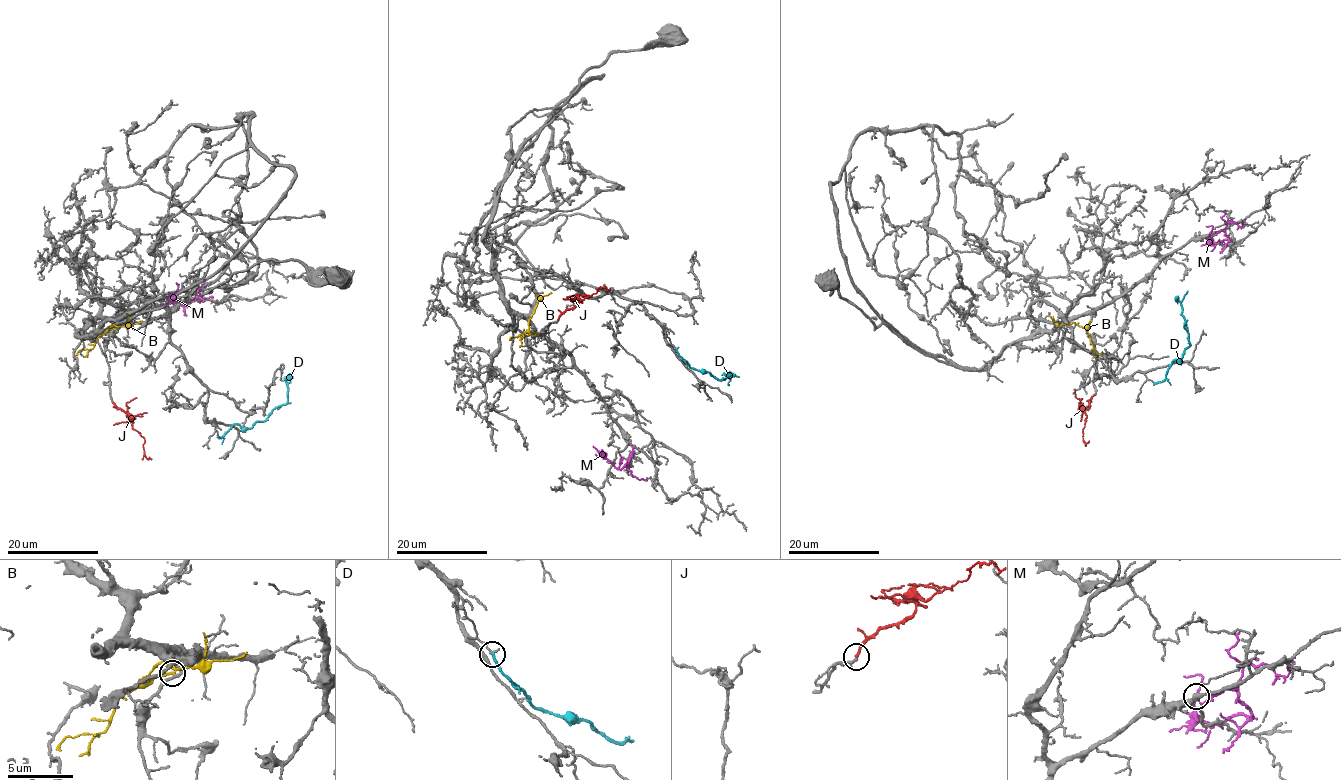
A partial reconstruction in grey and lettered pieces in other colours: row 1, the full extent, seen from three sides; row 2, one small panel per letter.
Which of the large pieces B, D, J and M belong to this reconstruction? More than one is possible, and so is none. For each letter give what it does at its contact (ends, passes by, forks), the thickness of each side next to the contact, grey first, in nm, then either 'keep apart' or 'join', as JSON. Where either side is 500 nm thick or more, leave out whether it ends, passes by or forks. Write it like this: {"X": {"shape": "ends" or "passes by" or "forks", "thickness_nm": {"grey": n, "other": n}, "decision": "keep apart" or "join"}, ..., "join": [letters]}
{"B": {"shape": "ends", "thickness_nm": {"grey": 240, "other": 240}, "decision": "keep apart"}, "D": {"shape": "ends", "thickness_nm": {"grey": 160, "other": 240}, "decision": "keep apart"}, "J": {"shape": "ends", "thickness_nm": {"grey": 200, "other": 200}, "decision": "join"}, "M": {"shape": "ends", "thickness_nm": {"grey": 360, "other": 160}, "decision": "keep apart"}, "join": ["J"]}

